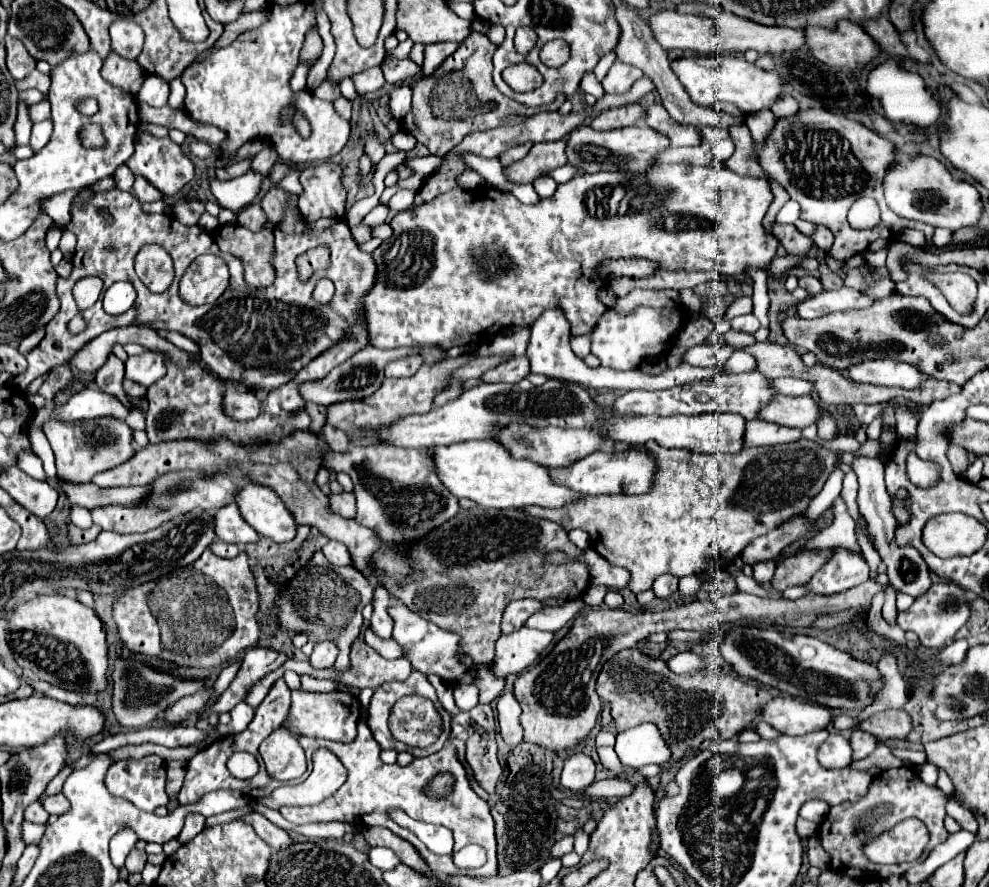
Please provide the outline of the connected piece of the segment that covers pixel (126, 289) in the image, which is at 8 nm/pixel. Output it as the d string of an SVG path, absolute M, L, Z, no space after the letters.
M116 282L104 292L104 310L108 314L122 314L130 308L136 290L130 282Z

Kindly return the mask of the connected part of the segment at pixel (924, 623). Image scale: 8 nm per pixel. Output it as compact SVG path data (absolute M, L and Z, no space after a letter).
M946 580L946 582L932 584L928 594L916 598L908 610L898 612L896 624L902 630L914 632L922 646L942 648L946 644L946 640L954 638L954 634L968 622L968 618L970 618L970 604L966 600L966 590L962 590L956 582Z

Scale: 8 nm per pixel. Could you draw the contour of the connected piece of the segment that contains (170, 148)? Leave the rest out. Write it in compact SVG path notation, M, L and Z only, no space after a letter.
M140 132L140 136L136 140L136 152L126 164L134 174L144 176L164 196L174 196L176 192L180 192L194 178L194 170L196 170L194 162L184 154L182 146L174 144L170 140L170 136L158 138L158 136L152 136L148 132Z

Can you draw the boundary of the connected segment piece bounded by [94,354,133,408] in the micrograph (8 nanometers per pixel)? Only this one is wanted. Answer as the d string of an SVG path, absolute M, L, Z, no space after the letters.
M114 354L108 358L108 362L96 372L94 382L98 384L98 388L106 394L116 396L121 402L129 407L133 407L133 402L122 388L122 380L124 380L124 362L118 360Z

